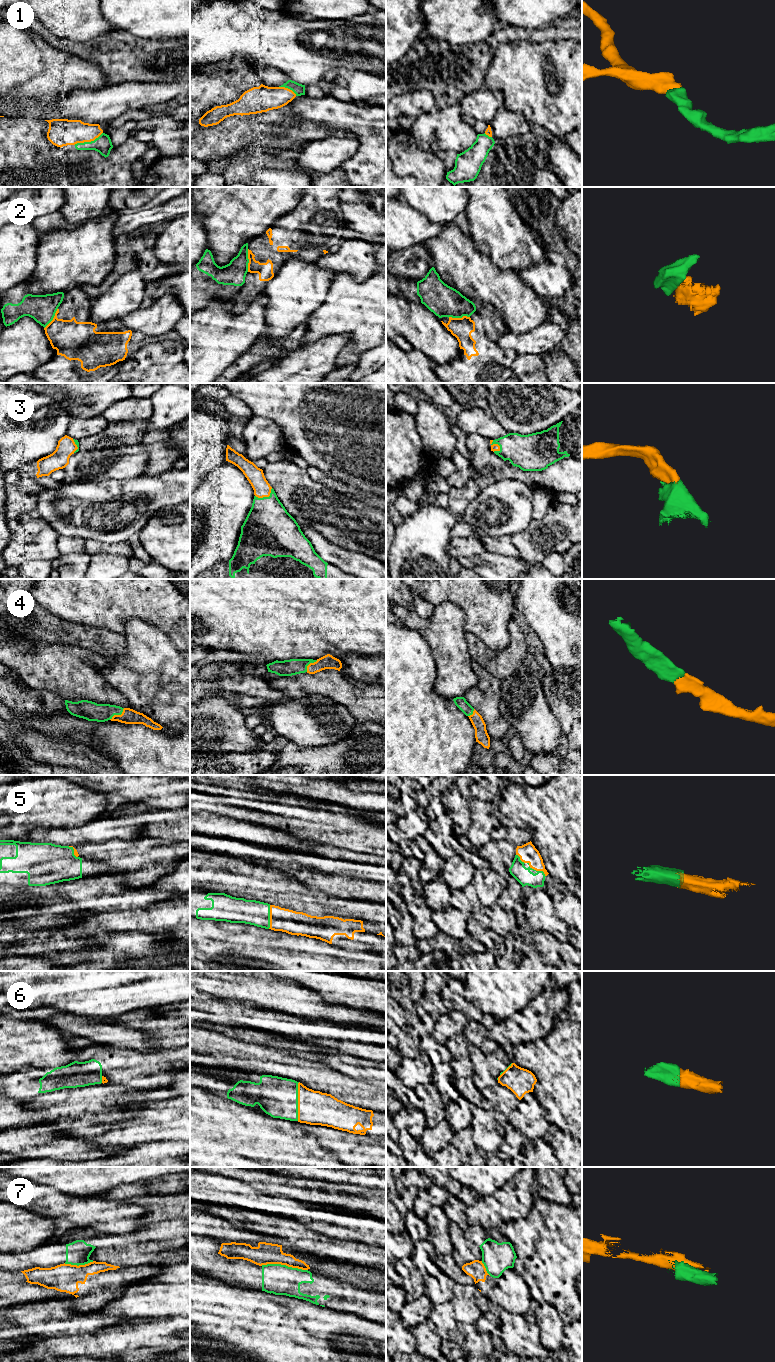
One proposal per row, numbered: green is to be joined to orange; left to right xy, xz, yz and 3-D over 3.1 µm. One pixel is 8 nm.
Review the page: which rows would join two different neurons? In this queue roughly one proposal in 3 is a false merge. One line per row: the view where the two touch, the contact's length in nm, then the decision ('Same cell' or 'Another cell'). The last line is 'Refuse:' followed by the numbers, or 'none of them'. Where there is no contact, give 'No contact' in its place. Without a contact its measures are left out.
1: Touches orange in xy. Shared border 260 nm. Same cell
2: Touches orange in xz. Shared border 180 nm. Another cell
3: Touches orange in xz. Shared border 160 nm. Same cell
4: Touches orange in xy. Shared border 160 nm. Same cell
5: Touches orange in xz. Shared border 190 nm. Same cell
6: Touches orange in xz. Shared border 320 nm. Same cell
7: Touches orange in xz. Shared border 380 nm. Another cell
Refuse: 2, 7

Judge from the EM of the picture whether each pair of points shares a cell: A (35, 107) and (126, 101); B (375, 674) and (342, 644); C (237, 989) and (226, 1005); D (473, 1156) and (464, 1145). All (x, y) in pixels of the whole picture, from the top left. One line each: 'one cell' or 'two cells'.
A: one cell
B: two cells
C: two cells
D: one cell

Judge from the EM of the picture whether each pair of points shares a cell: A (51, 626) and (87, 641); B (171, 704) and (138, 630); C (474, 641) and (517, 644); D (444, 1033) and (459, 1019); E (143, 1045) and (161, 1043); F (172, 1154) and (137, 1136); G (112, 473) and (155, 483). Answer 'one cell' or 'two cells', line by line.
A: one cell
B: one cell
C: one cell
D: one cell
E: two cells
F: two cells
G: two cells

